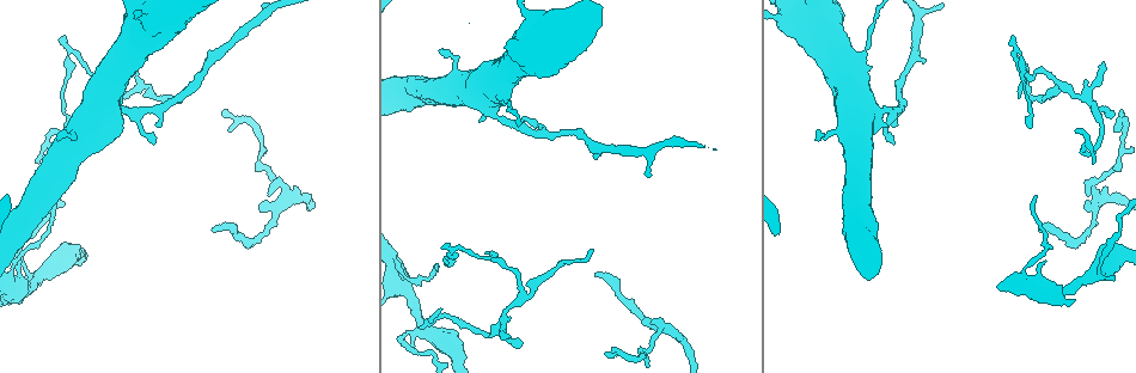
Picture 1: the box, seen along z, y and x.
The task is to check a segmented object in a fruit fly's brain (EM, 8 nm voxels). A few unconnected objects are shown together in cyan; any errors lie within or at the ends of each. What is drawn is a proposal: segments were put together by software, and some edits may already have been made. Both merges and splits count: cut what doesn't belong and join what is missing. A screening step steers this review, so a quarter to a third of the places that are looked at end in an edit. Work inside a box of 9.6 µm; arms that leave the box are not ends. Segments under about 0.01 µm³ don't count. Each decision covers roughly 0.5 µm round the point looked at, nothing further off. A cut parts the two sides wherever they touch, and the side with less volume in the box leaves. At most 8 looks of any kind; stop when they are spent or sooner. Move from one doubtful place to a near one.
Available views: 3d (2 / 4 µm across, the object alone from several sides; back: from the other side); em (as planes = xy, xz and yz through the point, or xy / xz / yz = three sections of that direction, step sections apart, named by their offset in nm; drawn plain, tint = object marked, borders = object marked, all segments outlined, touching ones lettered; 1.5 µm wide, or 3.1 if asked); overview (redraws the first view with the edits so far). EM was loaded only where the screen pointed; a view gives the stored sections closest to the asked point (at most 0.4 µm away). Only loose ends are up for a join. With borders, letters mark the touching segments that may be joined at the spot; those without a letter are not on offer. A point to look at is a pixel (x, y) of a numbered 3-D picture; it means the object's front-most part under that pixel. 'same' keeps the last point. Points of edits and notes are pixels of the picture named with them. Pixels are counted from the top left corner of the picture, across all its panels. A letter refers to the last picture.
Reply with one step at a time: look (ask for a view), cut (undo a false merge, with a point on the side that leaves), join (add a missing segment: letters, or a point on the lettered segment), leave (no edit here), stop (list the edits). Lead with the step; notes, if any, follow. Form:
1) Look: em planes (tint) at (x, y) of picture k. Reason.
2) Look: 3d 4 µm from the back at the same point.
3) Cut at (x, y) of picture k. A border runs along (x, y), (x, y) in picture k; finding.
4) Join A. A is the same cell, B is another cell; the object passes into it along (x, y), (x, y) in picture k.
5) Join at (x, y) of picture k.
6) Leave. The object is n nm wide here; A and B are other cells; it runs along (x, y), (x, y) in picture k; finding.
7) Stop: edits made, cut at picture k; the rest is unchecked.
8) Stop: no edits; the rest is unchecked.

Look: em planes (borders) at (440, 318) of picture 1. Sharp bend.

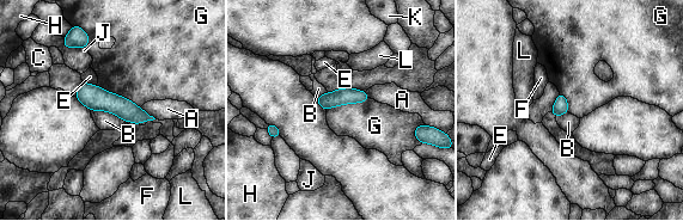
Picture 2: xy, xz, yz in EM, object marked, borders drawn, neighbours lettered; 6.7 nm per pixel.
Leave. The object is 100 nm wide here; A, B, C, E, F, G, H, J, K and L are other cells; one cell here.

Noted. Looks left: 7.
Look: em planes (plain) at (1103, 64) of picture 1. An open end.

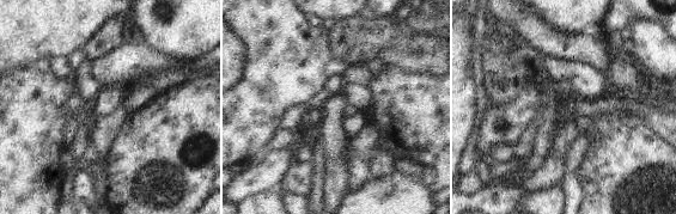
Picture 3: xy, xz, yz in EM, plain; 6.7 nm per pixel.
Look: em planes (borders) at the same point. What lies round it.

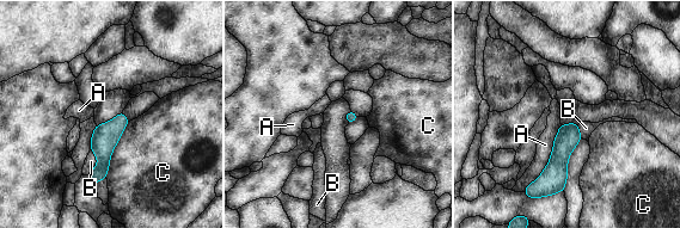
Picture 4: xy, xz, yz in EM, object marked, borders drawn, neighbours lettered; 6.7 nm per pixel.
Leave. A, B and C are other cells; it runs along (122, 116), (103, 141), (95, 179) in picture 4; no lettered segment goes on from it.

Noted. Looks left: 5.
Look: 3d 2 µm at (413, 346) of picture 1. Thick end.

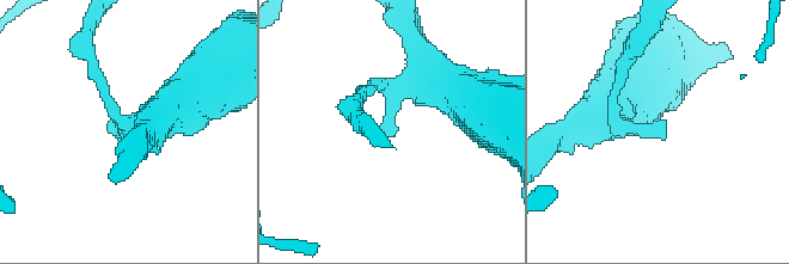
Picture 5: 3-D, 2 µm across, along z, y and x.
Look: em planes (tint) at (664, 119) of picture 5. Now the EM.

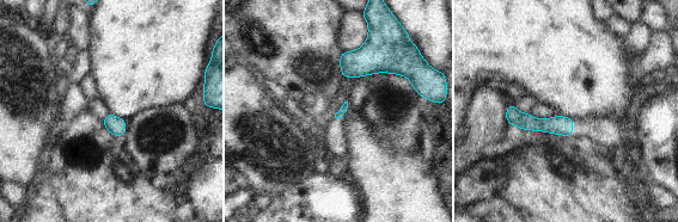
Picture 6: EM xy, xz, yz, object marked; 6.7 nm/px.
Look: em planes (borders) at the same point. What lies round it.

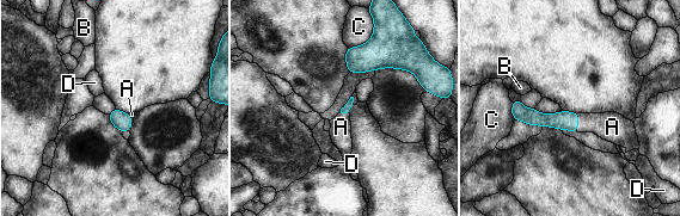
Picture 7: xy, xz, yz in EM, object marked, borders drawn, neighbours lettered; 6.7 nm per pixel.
Join A. A is the same cell, B, C and D are other cells; the object passes into it along (565, 121), (577, 122), (612, 127) in picture 7; the cell continues.

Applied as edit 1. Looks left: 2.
Stop: edits made, join at picture 7; the rest is unchecked.

